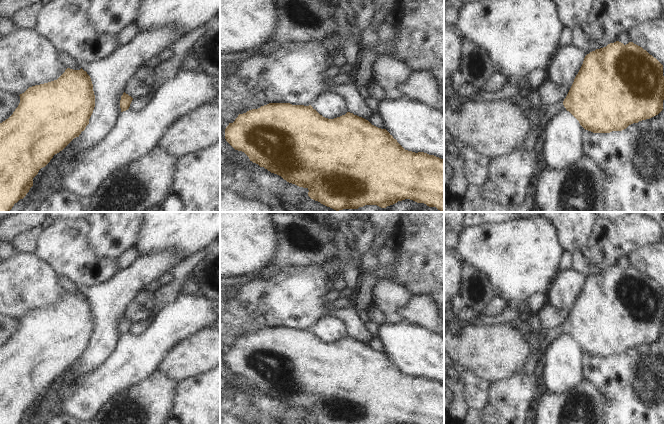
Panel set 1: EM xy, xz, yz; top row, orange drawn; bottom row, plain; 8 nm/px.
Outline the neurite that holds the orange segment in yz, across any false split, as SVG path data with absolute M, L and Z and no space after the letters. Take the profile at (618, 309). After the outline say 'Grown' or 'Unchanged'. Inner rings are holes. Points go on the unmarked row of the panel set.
M616 265L585 280L566 322L557 327L546 329L545 339L539 342L537 347L545 353L551 343L561 335L567 334L579 345L585 354L593 357L622 355L633 347L658 339L663 334L663 324L663 289L646 274L633 266L624 269Z. Grown

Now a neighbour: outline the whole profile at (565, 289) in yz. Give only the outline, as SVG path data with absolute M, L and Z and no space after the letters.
M561 270L547 293L547 302L558 312L564 324L578 298L586 278L575 271Z

